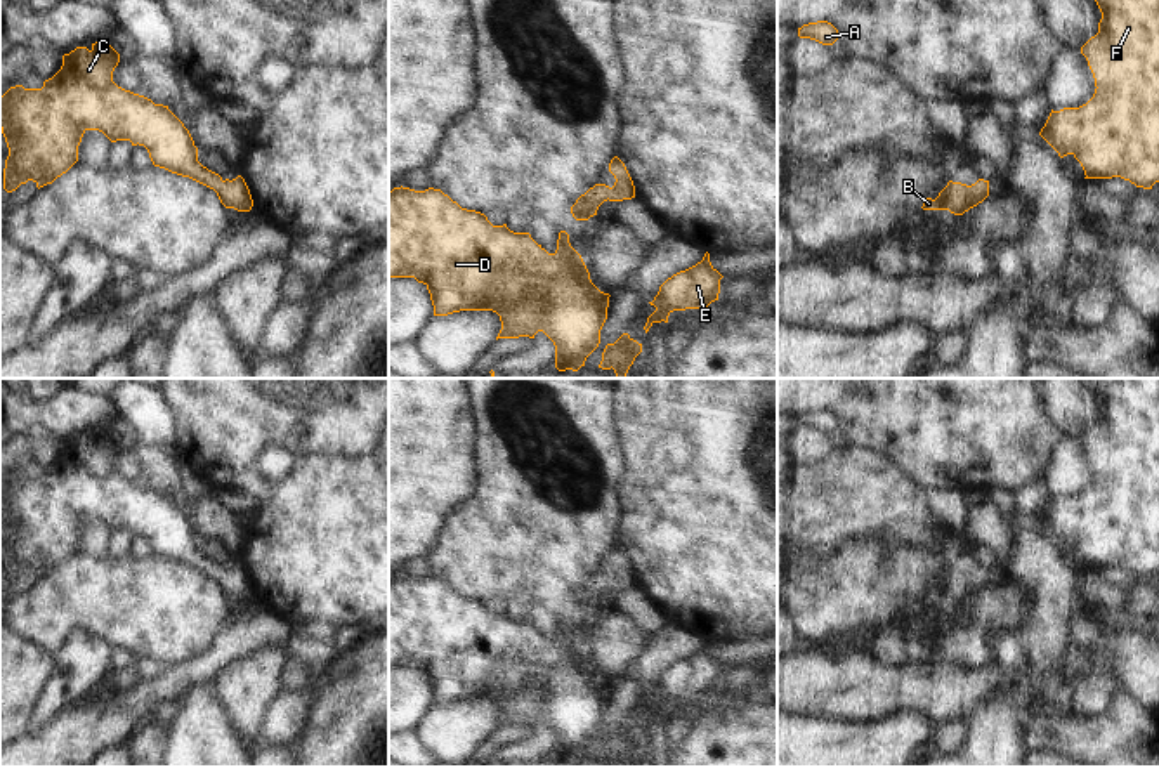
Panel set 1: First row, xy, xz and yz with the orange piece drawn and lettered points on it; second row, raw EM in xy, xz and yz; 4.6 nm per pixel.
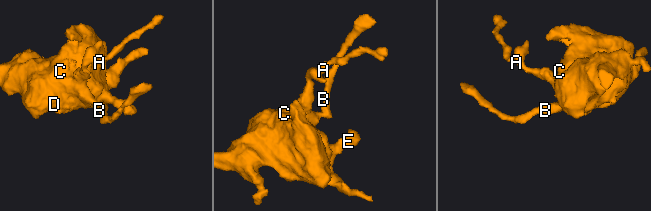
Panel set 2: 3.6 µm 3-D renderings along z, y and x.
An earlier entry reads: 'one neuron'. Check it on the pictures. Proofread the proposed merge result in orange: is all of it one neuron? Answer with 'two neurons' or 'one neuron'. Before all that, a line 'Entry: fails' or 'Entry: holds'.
Entry: holds
one neuron

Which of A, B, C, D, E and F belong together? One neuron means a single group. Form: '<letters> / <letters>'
A B C D E F

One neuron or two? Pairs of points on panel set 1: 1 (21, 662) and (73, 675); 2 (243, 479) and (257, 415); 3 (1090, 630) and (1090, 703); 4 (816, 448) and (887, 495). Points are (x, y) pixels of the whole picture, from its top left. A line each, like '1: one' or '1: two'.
1: two
2: one
3: one
4: two

